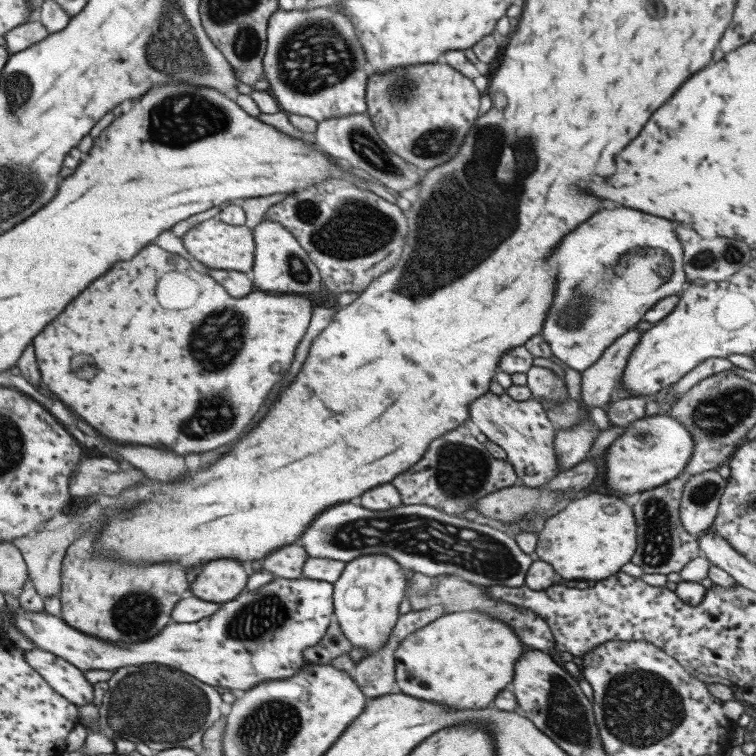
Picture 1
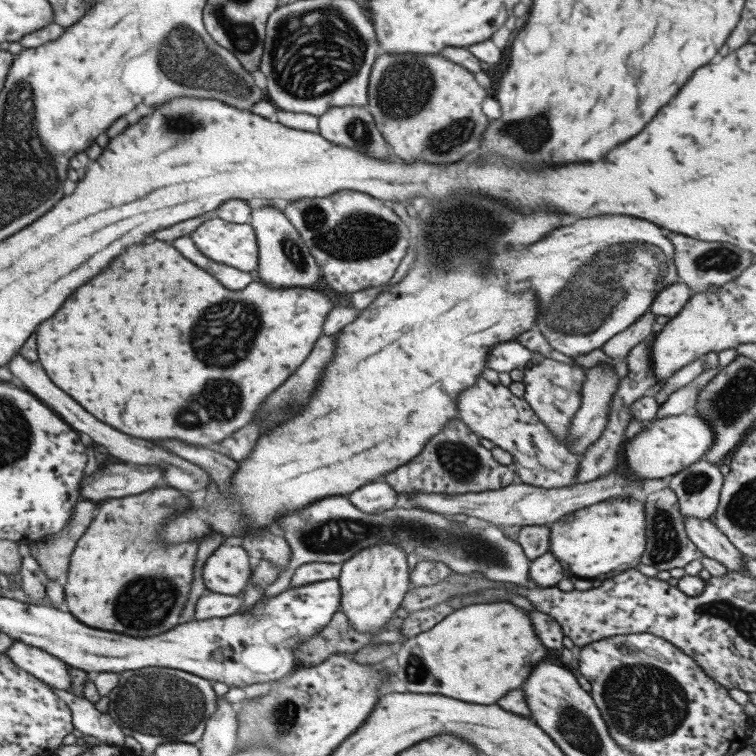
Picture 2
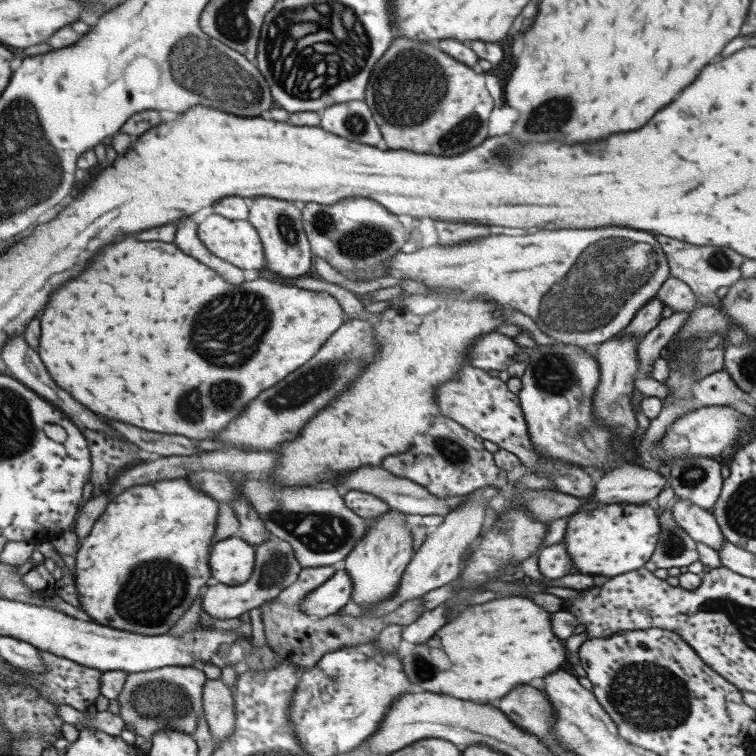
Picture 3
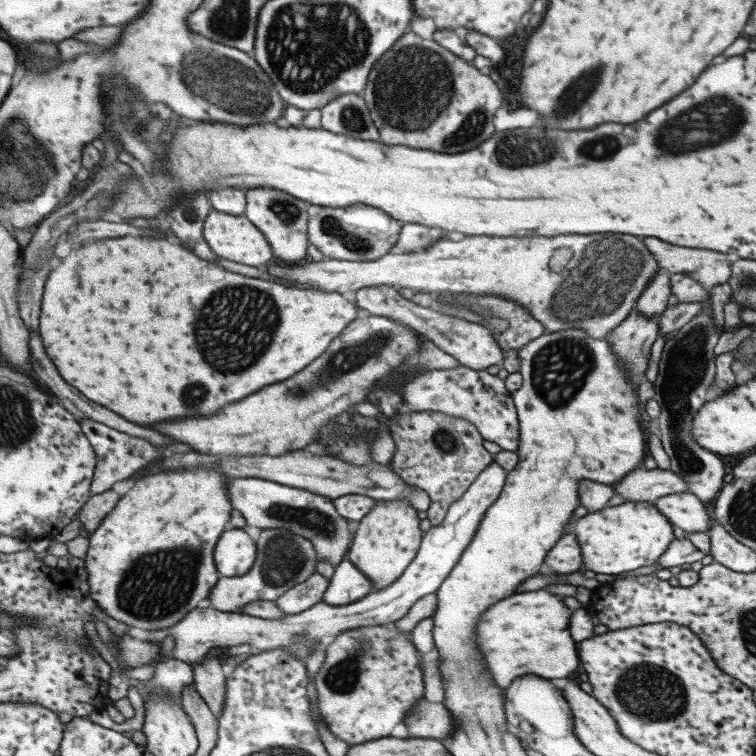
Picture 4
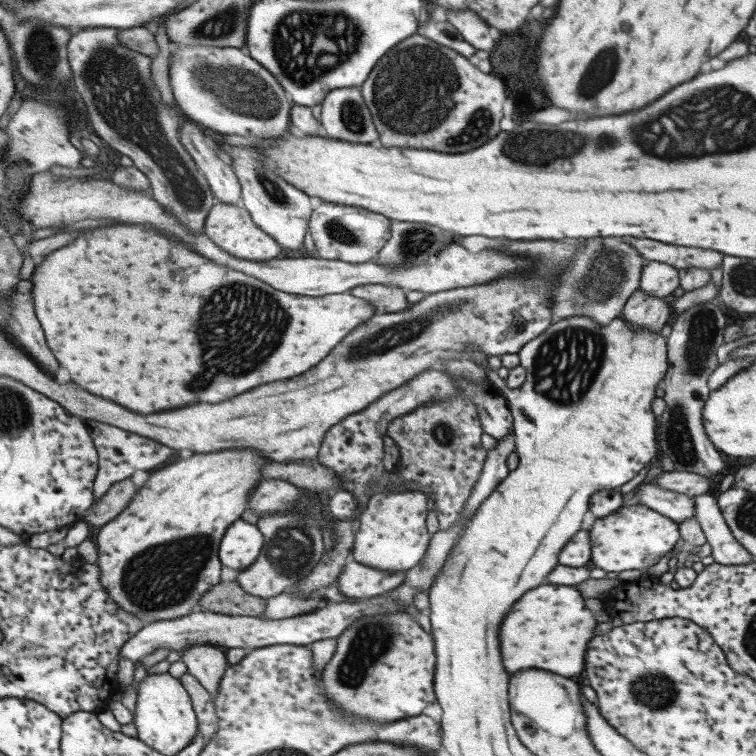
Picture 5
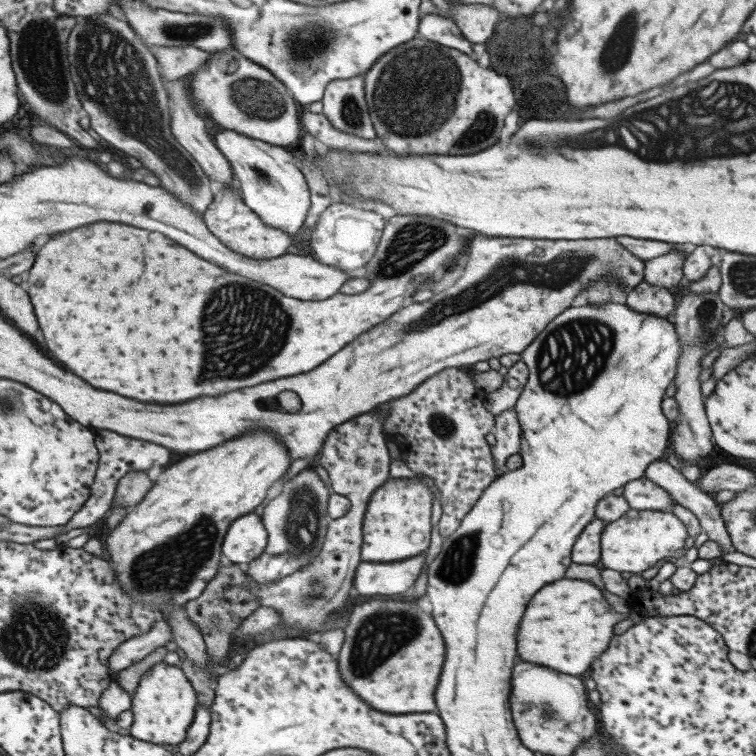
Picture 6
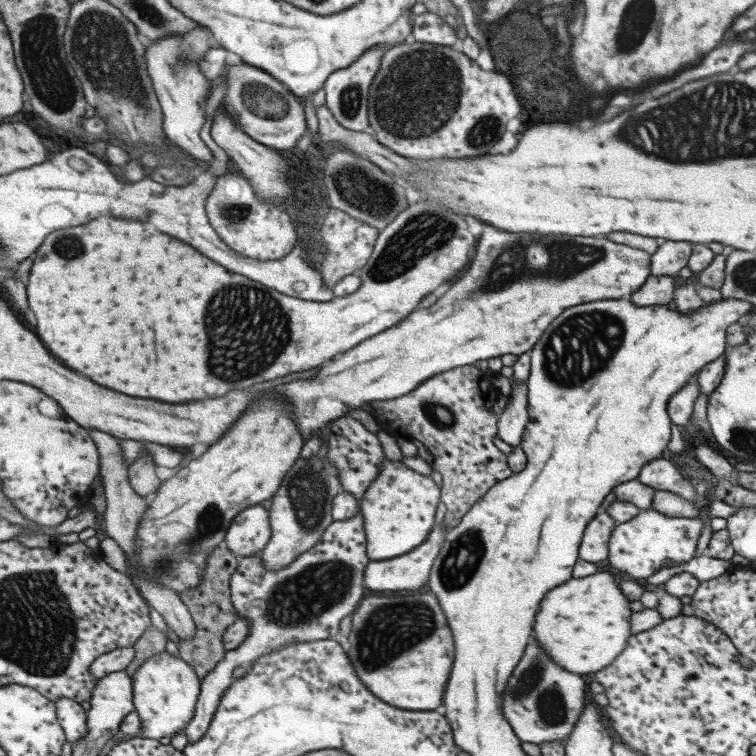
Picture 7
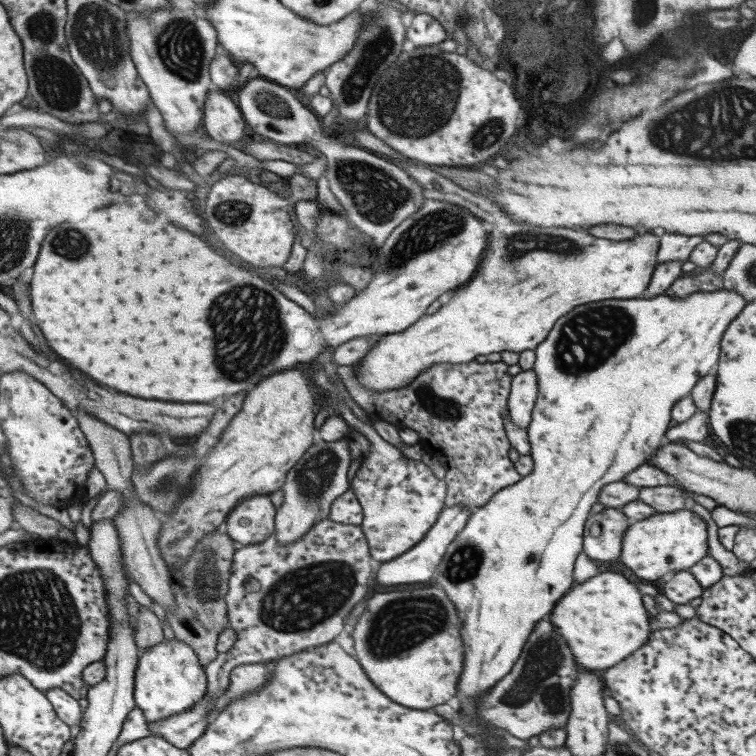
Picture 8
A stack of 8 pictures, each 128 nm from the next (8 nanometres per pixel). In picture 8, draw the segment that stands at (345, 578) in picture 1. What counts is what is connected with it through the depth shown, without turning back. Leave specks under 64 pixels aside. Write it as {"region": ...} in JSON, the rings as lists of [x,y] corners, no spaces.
{"region":[[[341,397],[339,400],[337,408],[341,413],[340,418],[363,434],[370,445],[367,458],[363,458],[363,462],[358,464],[358,467],[354,467],[349,475],[349,488],[353,491],[362,509],[360,529],[365,537],[370,557],[375,564],[384,563],[415,546],[427,534],[431,525],[437,520],[443,508],[445,508],[444,500],[447,488],[444,480],[437,479],[421,461],[408,459],[403,456],[399,450],[382,440],[371,425],[355,418],[350,409],[343,403]]]}

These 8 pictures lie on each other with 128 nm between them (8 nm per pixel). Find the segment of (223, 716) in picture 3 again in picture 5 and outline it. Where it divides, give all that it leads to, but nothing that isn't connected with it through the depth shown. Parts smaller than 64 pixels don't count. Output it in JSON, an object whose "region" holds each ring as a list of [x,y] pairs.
{"region":[[[195,644],[181,653],[180,659],[185,663],[186,672],[196,678],[214,699],[219,680],[228,665],[225,654],[217,647]]]}

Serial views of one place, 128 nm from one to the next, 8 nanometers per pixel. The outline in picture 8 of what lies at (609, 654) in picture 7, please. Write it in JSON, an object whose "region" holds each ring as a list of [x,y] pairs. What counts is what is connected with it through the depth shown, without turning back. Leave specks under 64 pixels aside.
{"region":[[[599,572],[596,573],[595,576],[589,578],[589,580],[585,580],[585,582],[581,582],[581,584],[577,584],[577,586],[573,586],[573,588],[569,588],[557,602],[555,602],[555,606],[551,608],[548,612],[549,620],[551,620],[551,626],[555,626],[555,632],[557,632],[557,626],[559,626],[559,636],[565,640],[565,644],[567,644],[567,648],[569,648],[568,652],[573,656],[573,660],[575,660],[575,664],[579,670],[605,670],[606,668],[611,668],[615,666],[621,659],[627,658],[631,653],[637,651],[643,643],[647,643],[647,633],[651,631],[649,628],[649,615],[643,607],[642,594],[638,591],[635,584],[632,582],[627,582],[622,575],[613,574],[613,572]]]}

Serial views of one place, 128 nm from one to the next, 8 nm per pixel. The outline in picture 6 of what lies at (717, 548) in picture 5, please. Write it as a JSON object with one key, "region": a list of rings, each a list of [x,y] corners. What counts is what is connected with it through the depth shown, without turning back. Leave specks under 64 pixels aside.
{"region":[[[664,458],[655,460],[651,462],[651,464],[648,464],[643,476],[657,484],[657,486],[663,488],[663,490],[667,491],[671,499],[673,499],[675,503],[679,504],[679,506],[687,508],[686,510],[689,510],[693,516],[697,518],[699,527],[701,527],[701,530],[707,534],[708,540],[713,540],[713,542],[718,544],[722,555],[727,554],[727,552],[734,551],[733,545],[729,540],[729,535],[725,530],[723,520],[720,516],[719,504],[715,502],[712,494],[701,492],[697,486],[694,486],[693,483],[687,481],[683,471],[674,469],[667,463],[667,461],[664,460]]]}

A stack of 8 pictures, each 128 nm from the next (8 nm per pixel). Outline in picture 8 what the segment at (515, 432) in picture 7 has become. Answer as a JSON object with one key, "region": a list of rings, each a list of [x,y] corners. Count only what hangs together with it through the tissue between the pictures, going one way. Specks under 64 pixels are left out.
{"region":[[[523,370],[515,374],[510,381],[510,392],[506,400],[506,412],[511,424],[517,428],[526,428],[537,395],[537,380],[533,370]]]}

